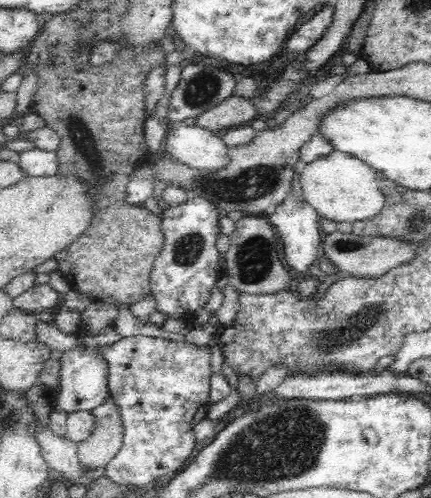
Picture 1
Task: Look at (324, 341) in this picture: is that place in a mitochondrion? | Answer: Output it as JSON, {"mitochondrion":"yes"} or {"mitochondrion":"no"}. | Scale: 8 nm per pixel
{"mitochondrion":"yes"}

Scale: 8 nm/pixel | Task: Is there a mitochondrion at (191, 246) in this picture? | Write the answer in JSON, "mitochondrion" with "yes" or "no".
{"mitochondrion":"yes"}

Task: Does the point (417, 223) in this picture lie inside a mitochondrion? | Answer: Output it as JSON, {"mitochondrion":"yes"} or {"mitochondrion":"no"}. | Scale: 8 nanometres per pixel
{"mitochondrion":"yes"}

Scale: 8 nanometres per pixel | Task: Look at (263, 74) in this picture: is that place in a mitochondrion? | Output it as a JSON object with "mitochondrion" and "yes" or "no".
{"mitochondrion":"no"}

